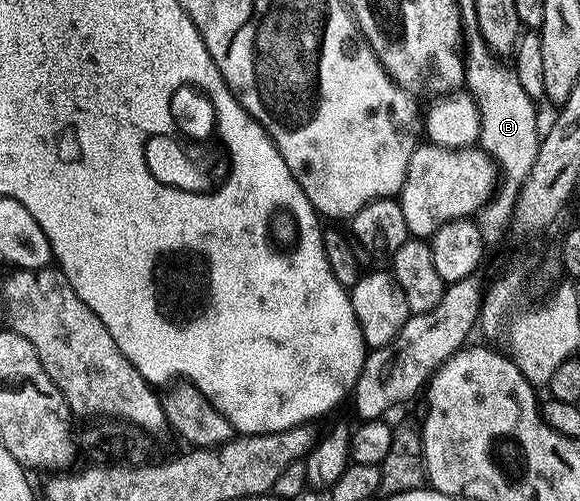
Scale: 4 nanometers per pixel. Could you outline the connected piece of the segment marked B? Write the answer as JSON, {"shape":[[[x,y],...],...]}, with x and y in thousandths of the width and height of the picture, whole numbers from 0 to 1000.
{"shape":[[[821,44],[802,50],[802,172],[828,236],[826,283],[845,313],[878,339],[909,343],[926,309],[929,265],[926,228],[919,222],[921,202],[912,194],[883,134],[866,126],[833,80]]]}

